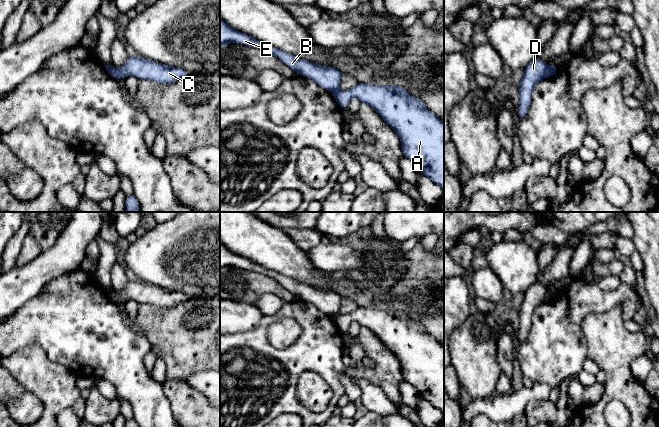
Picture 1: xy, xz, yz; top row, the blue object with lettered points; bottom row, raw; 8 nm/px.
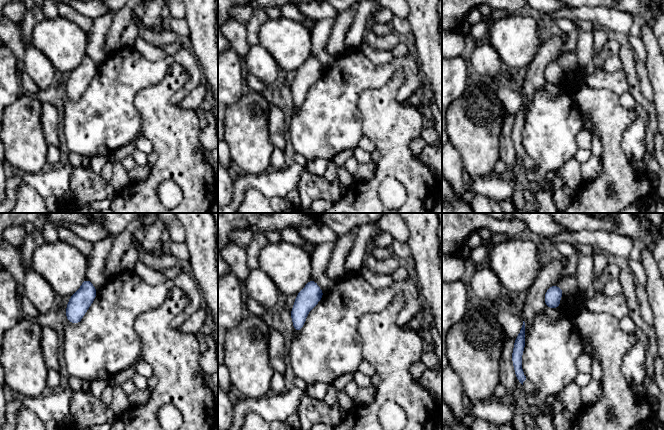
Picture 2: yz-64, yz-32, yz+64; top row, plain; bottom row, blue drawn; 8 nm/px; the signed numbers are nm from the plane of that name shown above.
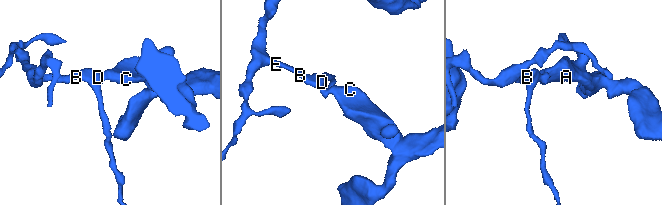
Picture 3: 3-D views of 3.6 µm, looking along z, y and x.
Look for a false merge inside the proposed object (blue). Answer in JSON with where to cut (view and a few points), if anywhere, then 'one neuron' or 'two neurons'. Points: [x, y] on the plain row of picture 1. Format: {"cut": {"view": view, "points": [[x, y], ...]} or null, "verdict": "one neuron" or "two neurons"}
{"cut": {"view": "yz", "points": [[548, 290], [546, 299]]}, "verdict": "two neurons"}

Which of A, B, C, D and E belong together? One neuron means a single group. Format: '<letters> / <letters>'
A C / B D E

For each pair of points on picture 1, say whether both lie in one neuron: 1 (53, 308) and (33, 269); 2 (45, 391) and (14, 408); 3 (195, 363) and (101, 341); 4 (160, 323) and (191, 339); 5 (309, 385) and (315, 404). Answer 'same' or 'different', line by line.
1: different
2: different
3: different
4: same
5: same

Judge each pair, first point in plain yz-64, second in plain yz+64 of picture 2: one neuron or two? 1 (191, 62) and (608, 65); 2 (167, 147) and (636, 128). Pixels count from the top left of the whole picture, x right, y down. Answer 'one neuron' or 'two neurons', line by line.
1: two neurons
2: two neurons

